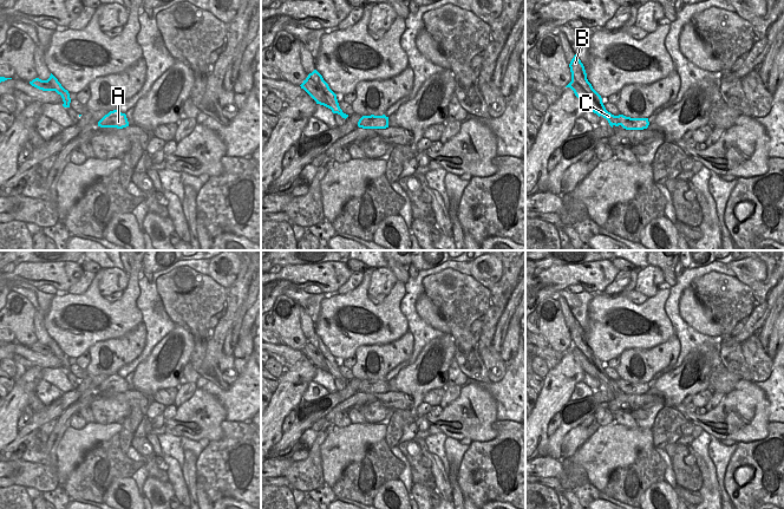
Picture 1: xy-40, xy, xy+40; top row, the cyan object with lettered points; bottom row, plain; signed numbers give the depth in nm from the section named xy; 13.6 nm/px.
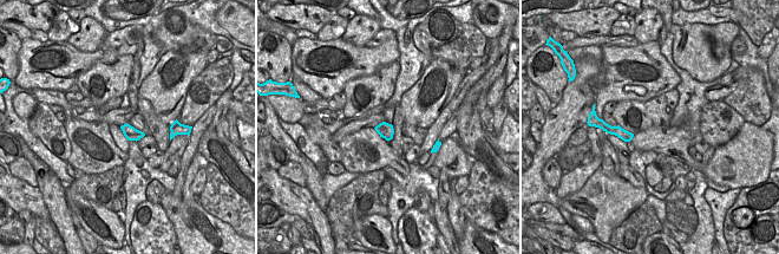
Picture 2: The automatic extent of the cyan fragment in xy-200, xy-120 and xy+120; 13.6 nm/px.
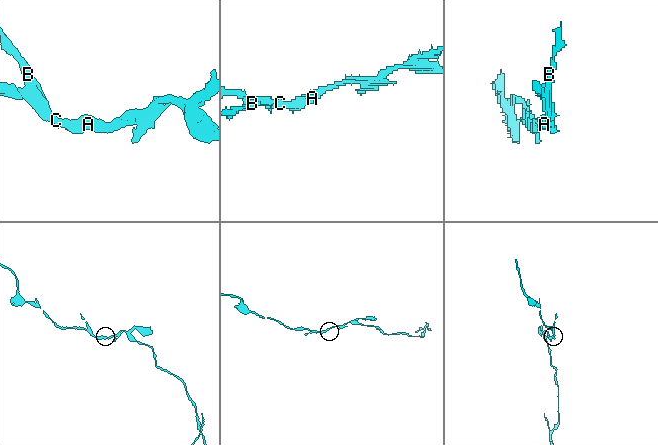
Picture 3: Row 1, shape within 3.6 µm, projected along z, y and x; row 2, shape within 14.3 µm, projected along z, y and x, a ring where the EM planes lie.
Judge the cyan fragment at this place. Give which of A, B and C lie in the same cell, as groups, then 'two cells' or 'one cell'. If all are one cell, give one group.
A C / B | two cells

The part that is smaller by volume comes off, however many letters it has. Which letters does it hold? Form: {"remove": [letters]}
{"remove": ["B"]}

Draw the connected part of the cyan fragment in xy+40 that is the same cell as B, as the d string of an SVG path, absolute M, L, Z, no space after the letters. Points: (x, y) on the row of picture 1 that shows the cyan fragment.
M576 54L571 59L569 67L571 72L571 78L574 78L587 91L588 94L592 94L593 86L588 81L584 66Z

